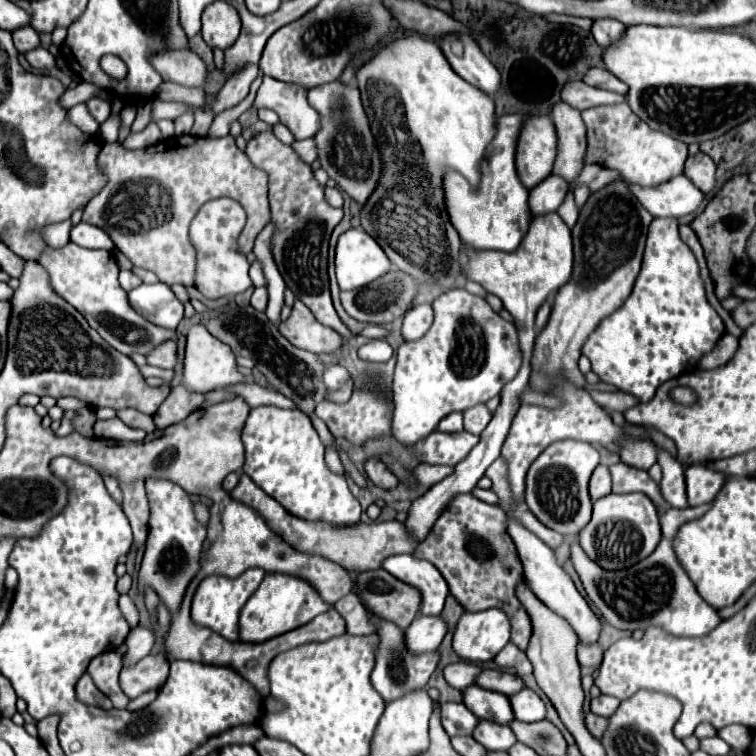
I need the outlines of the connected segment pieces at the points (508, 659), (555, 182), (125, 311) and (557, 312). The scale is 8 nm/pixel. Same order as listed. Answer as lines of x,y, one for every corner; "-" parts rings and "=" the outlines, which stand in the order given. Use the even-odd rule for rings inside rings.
507,644
497,656
495,656
495,664
501,668
513,668
517,672
517,676
529,676
533,672
529,658
525,656
523,650
519,650
515,644
=
551,174
549,180
543,180
539,188
529,190
529,208
533,216
543,216
557,212
569,192
569,184
561,178
=
69,242
63,248
51,248
45,246
39,260
37,260
49,274
49,282
53,290
65,298
71,306
75,306
83,318
89,322
91,328
95,328
105,342
109,342
115,350
121,354
147,354
151,348
161,344
163,340
173,338
173,330
159,328
155,324
149,324
139,316
127,302
127,292
119,284
119,266
111,252
107,250
87,250
77,246
75,242
=
615,180
601,190
591,192
585,206
581,208
579,220
573,232
575,252
575,274
569,284
559,288
547,326
537,336
533,352
533,372
529,384
539,390
549,388
551,378
563,372
573,384
585,386
585,376
577,368
581,346
603,320
615,312
625,298
631,294
633,284
641,270
643,248
647,228
653,216
639,204
629,186
623,180

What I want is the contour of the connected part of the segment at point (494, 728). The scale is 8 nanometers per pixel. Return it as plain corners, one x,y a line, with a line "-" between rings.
481,720
473,732
473,738
483,744
487,750
495,752
495,750
503,750
507,752
515,742
515,734
509,726
499,726
499,724
491,724
487,720

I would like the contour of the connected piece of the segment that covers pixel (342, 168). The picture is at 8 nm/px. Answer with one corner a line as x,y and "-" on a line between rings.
337,80
331,84
323,84
319,88
311,88
307,100
321,114
323,126
315,136
321,166
327,170
327,174
337,182
337,186
343,192
347,192
359,204
365,204
365,200
371,196
371,192
377,186
381,172
381,158
373,142
373,134
369,130
365,110
361,106
359,90
355,86
343,86

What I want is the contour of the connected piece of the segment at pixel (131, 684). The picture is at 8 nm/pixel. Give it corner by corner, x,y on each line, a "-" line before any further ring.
165,654
147,656
145,660
139,660
131,668
123,668
119,682
123,692
133,700
145,692
151,692
151,688
159,690
167,682
169,674
169,660

